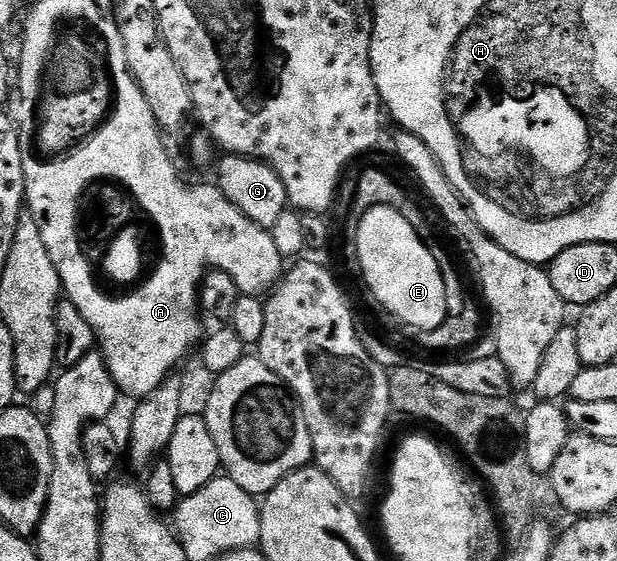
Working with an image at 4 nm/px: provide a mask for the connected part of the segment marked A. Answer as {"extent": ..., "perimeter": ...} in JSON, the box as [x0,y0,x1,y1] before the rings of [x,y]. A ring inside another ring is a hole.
{"extent":[21,51,285,397],"perimeter":[[[121,51],[121,73],[123,85],[119,85],[116,112],[110,118],[110,126],[100,139],[91,147],[67,153],[60,163],[49,163],[38,159],[31,152],[21,153],[21,165],[25,169],[25,185],[27,186],[26,210],[37,221],[37,229],[41,229],[41,238],[45,240],[45,249],[49,249],[49,257],[59,274],[59,285],[62,294],[70,303],[81,309],[81,317],[89,321],[97,340],[98,350],[102,351],[109,373],[124,396],[142,397],[156,391],[165,380],[172,378],[175,366],[200,346],[204,338],[204,320],[201,318],[199,306],[199,282],[207,274],[209,268],[216,271],[227,271],[238,276],[239,271],[279,271],[285,267],[281,253],[277,253],[277,245],[273,245],[270,230],[259,227],[237,209],[219,191],[218,186],[190,187],[182,179],[180,168],[169,157],[159,135],[159,126],[153,117],[153,109],[149,109],[149,101],[145,101],[145,93],[137,85],[133,73],[127,69],[127,51]],[[97,177],[105,177],[108,181],[122,181],[125,185],[133,185],[135,195],[139,196],[141,205],[149,212],[149,217],[157,221],[157,229],[163,240],[167,241],[167,260],[159,267],[159,275],[139,291],[139,295],[129,295],[128,299],[113,301],[103,299],[99,291],[95,291],[95,283],[91,283],[90,259],[79,259],[79,247],[75,247],[75,231],[72,214],[74,200],[85,184]]]}

